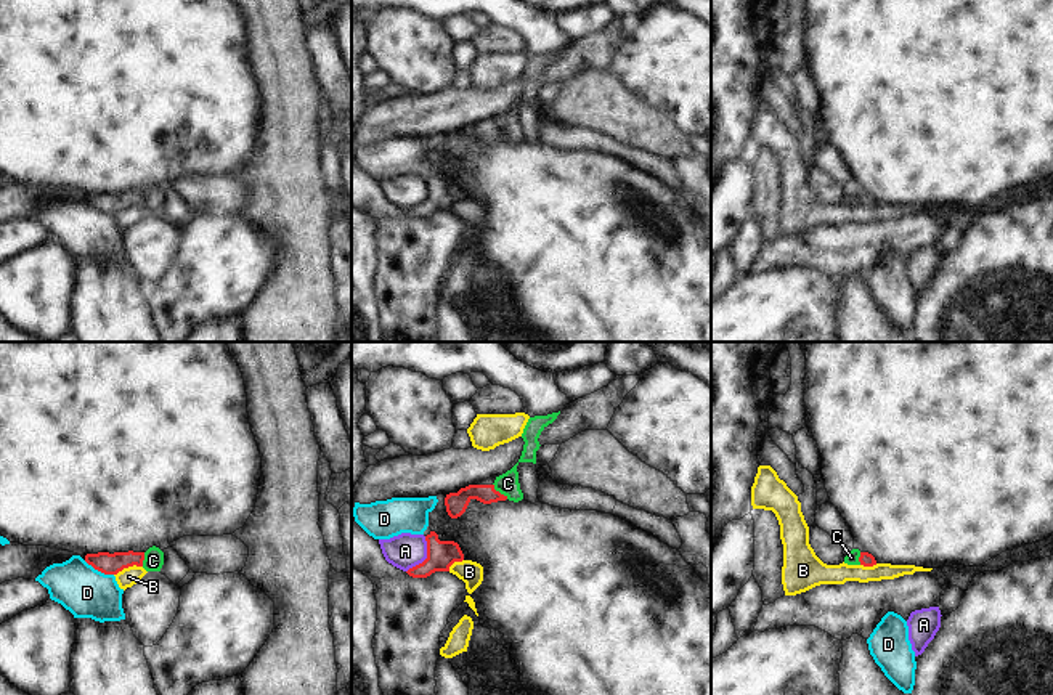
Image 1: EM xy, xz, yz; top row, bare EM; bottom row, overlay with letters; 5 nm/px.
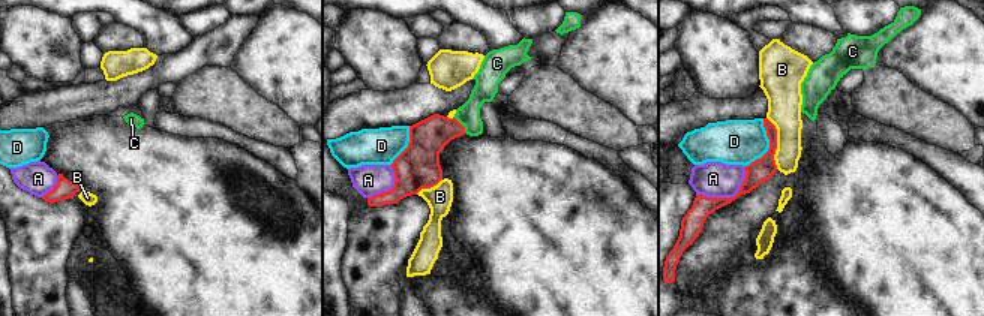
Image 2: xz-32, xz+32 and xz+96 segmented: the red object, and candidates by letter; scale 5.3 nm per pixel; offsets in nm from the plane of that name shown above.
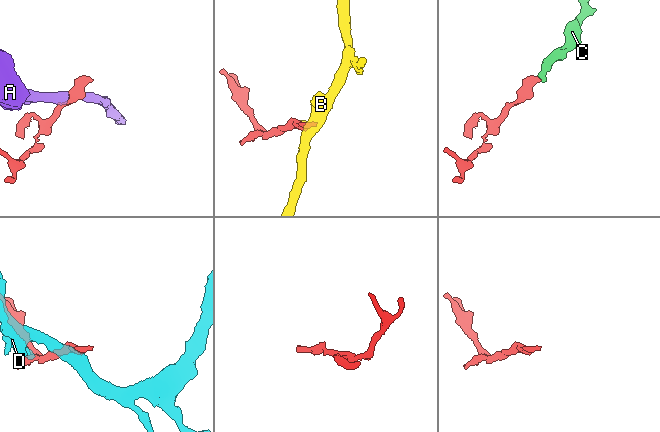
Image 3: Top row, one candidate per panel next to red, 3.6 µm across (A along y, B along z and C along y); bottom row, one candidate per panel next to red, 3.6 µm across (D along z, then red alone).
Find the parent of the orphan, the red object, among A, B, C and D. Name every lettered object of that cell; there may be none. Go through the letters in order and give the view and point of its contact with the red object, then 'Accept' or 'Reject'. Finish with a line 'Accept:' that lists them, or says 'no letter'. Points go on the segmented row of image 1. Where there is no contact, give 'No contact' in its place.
A: Touches red at xz (427, 557). Reject
B: Touches red at xy (127, 567). Reject
C: Touches red at xz (498, 491). Accept
D: Touches red at xy (98, 570). Reject
Accept: C

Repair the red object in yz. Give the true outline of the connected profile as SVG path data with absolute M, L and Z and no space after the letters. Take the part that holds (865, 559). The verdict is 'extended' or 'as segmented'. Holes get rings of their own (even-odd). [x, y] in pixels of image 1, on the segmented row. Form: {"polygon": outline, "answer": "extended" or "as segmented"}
{"polygon": "M852 549L851 552L846 554L844 563L873 567L873 565L876 565L876 560L868 552L860 552L859 549Z", "answer": "extended"}

